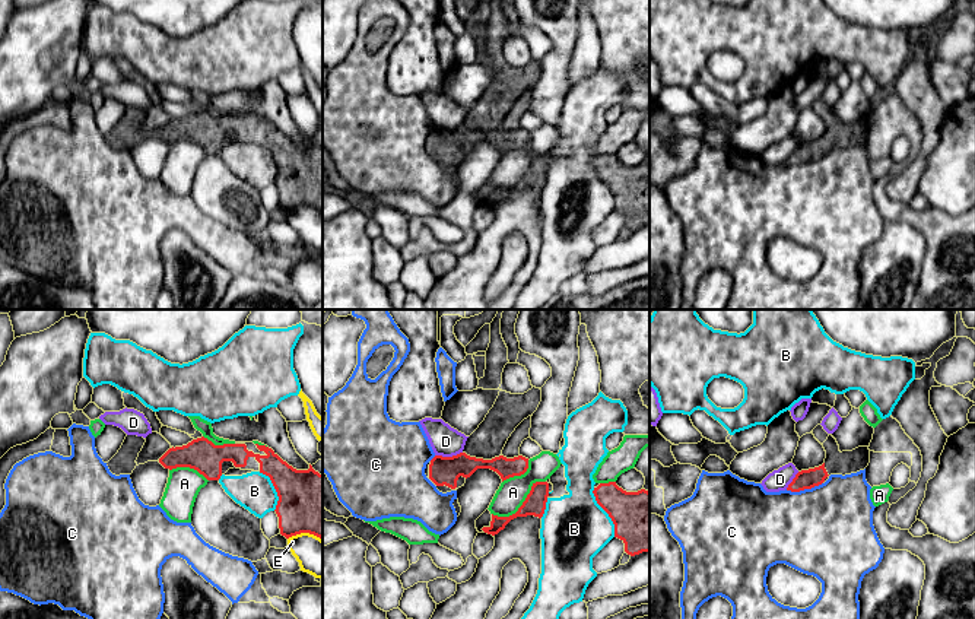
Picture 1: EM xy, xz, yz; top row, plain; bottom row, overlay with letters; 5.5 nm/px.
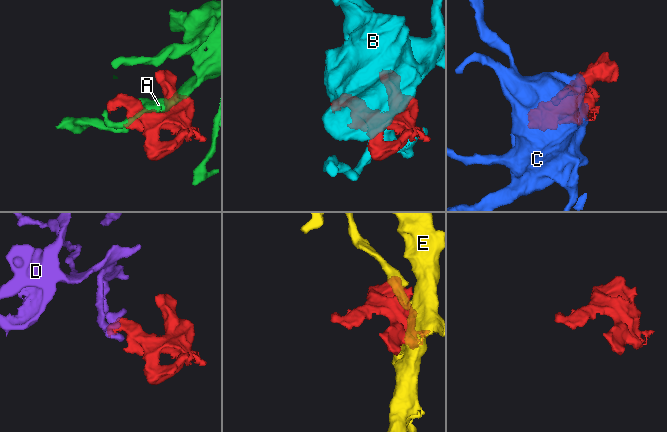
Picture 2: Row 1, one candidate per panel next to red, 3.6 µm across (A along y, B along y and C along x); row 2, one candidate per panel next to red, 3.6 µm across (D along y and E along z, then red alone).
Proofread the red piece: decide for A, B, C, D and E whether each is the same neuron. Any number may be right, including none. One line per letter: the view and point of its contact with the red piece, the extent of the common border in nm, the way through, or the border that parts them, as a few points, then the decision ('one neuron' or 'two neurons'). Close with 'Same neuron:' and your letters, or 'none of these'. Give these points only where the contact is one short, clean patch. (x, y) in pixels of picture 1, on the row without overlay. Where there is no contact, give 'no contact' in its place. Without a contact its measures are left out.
A: contact xz (523, 177); length 340 nm; two neurons
B: contact xz (606, 184); length 300 nm; two neurons
C: contact yz (803, 162); length 220 nm; two neurons
D: contact xz (448, 130); length 150 nm; border xz (461, 124), (453, 129), (435, 129); two neurons
E: contact xy (305, 205); length 190 nm; two neurons
Same neuron: none of these

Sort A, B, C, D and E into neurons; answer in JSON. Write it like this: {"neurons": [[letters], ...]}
{"neurons": [["A"], ["B"], ["C"], ["D"], ["E"]]}

